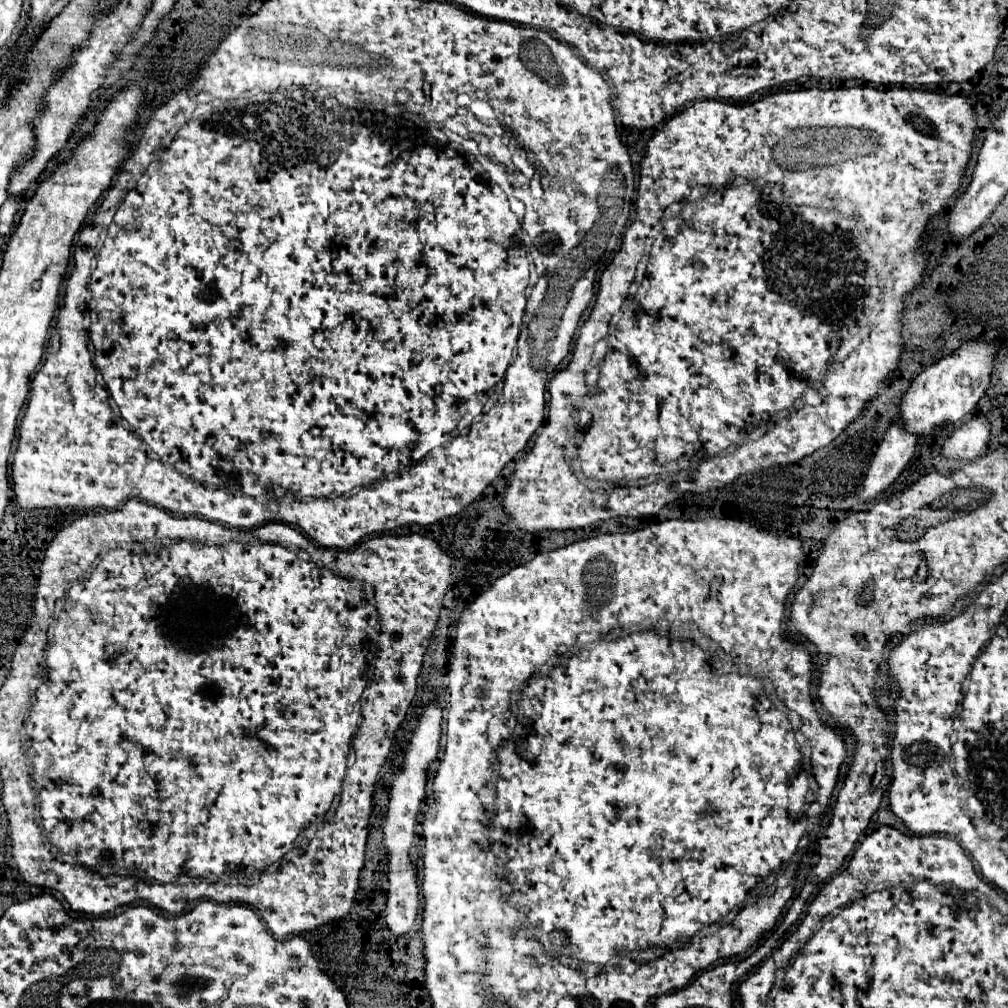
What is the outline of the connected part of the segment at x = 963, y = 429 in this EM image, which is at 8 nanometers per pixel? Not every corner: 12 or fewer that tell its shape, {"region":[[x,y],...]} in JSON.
{"region":[[985,418],[961,424],[941,456],[977,460],[989,444]]}

